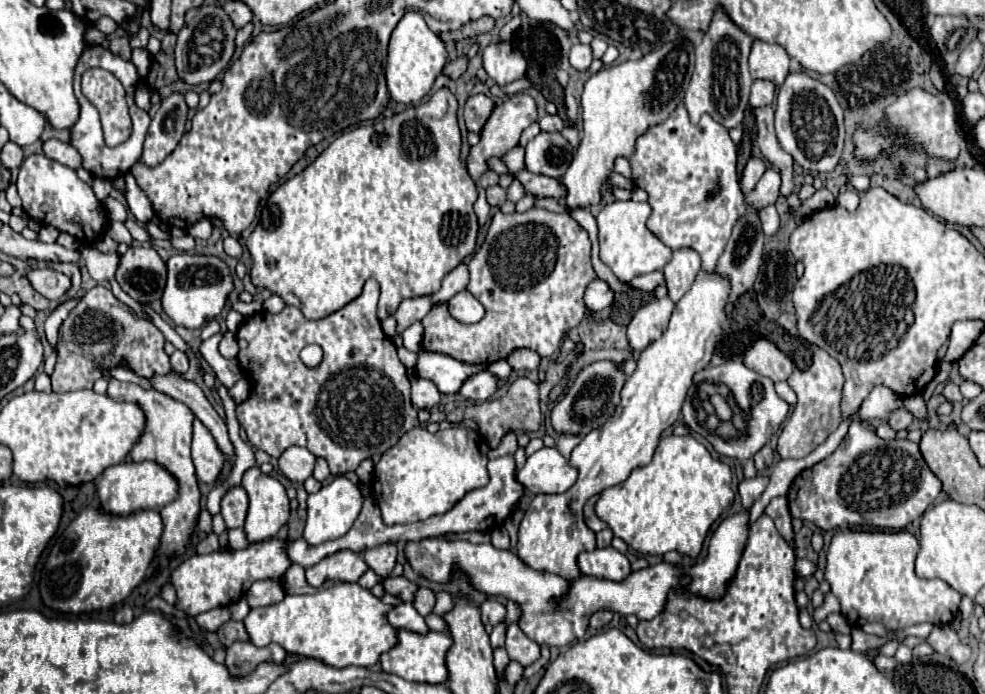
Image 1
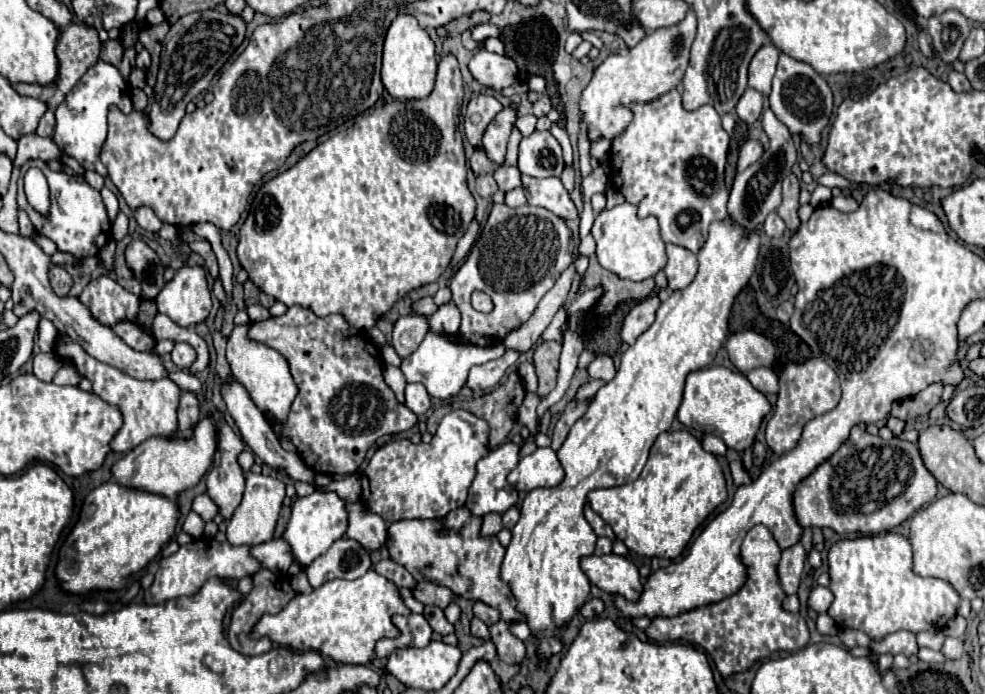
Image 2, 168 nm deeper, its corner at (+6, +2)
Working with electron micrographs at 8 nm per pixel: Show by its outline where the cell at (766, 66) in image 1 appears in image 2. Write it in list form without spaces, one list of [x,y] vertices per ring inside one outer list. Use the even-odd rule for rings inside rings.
[[[764,44],[752,58],[750,70],[748,70],[748,86],[758,90],[760,94],[768,96],[770,94],[770,82],[776,70],[778,62],[778,50],[774,44]]]

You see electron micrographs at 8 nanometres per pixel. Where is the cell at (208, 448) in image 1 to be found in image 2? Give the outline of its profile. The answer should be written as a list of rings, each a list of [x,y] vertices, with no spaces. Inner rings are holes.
[[[182,392],[180,406],[178,406],[178,428],[184,436],[192,436],[192,426],[200,418],[198,398],[192,392]]]

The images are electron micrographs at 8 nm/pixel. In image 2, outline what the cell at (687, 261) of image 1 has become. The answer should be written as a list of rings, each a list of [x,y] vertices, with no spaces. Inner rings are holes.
[[[666,244],[666,256],[668,256],[668,264],[664,272],[668,276],[668,288],[670,290],[686,288],[694,280],[698,270],[696,254],[684,246]]]

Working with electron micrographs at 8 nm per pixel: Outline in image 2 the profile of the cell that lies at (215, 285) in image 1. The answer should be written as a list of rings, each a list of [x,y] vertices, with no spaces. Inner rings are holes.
[[[182,266],[156,296],[158,312],[170,316],[178,326],[196,326],[210,314],[212,300],[204,268]]]

